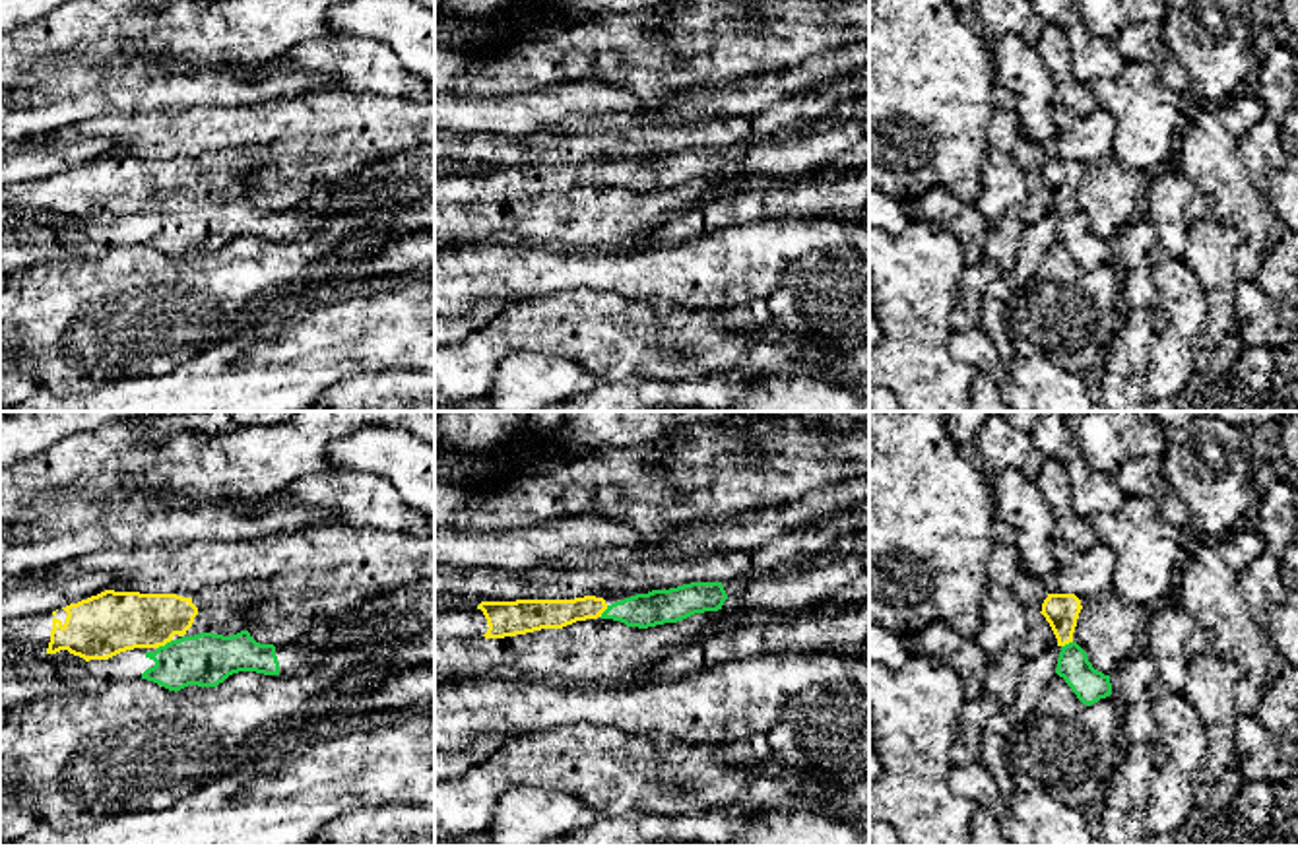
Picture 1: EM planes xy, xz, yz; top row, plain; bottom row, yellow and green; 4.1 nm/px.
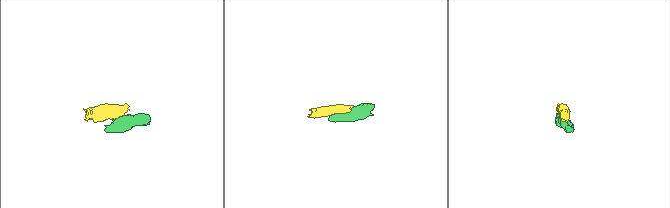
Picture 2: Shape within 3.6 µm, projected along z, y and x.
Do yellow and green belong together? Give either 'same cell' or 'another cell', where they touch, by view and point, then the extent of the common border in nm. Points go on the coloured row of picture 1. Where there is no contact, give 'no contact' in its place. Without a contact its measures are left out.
same cell | xy (163, 645) | 80 nm

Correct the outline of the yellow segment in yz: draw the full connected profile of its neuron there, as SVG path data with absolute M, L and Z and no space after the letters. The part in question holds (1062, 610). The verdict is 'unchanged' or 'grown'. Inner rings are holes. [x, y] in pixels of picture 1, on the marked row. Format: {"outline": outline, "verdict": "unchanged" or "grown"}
{"outline": "M1048 594L1040 613L1061 648L1055 673L1065 679L1083 704L1090 706L1112 695L1112 683L1110 675L1092 667L1087 652L1073 640L1081 609L1081 600L1075 594Z", "verdict": "grown"}

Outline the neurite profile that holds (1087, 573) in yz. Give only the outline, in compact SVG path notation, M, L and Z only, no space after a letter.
M1054 539L1052 553L1057 561L1057 594L1075 594L1085 602L1073 642L1087 652L1094 669L1114 675L1129 658L1145 652L1152 609L1125 603L1116 596L1112 586L1116 553L1106 543L1096 539L1088 549L1079 549L1067 541Z

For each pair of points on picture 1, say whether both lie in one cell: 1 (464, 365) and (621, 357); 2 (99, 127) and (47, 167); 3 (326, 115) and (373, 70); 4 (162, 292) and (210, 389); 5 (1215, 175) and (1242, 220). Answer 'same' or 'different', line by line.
1: same
2: different
3: different
4: different
5: same

